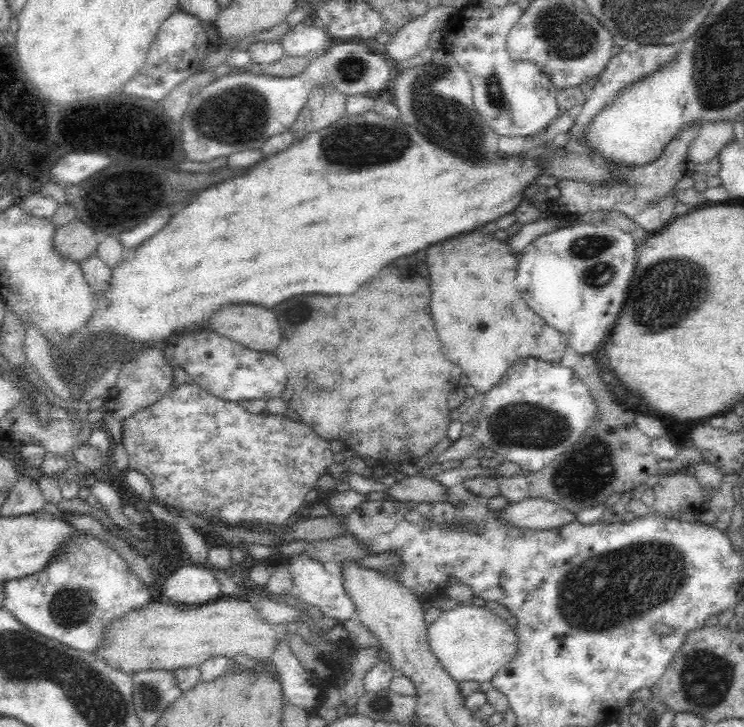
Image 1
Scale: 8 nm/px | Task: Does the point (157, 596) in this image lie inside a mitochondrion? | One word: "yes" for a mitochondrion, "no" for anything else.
no

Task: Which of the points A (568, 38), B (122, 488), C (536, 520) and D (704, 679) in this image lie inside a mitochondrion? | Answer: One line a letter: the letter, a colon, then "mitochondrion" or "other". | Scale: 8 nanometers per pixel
A: mitochondrion
B: other
C: other
D: mitochondrion

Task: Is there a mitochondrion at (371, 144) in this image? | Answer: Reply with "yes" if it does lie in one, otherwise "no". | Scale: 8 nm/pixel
yes

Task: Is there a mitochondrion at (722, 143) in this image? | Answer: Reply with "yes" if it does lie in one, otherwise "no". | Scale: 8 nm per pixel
no

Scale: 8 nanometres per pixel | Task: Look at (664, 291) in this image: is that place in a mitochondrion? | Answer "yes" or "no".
yes

